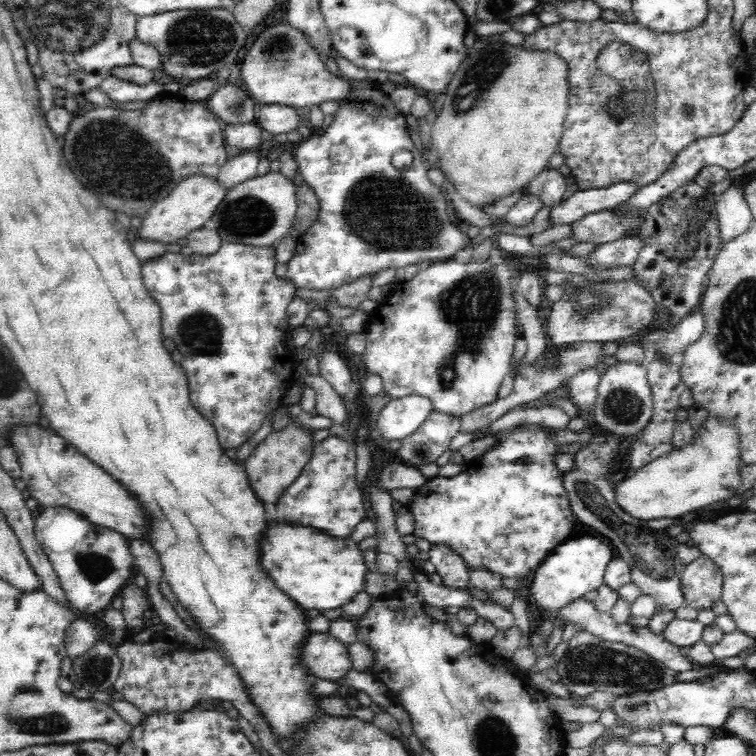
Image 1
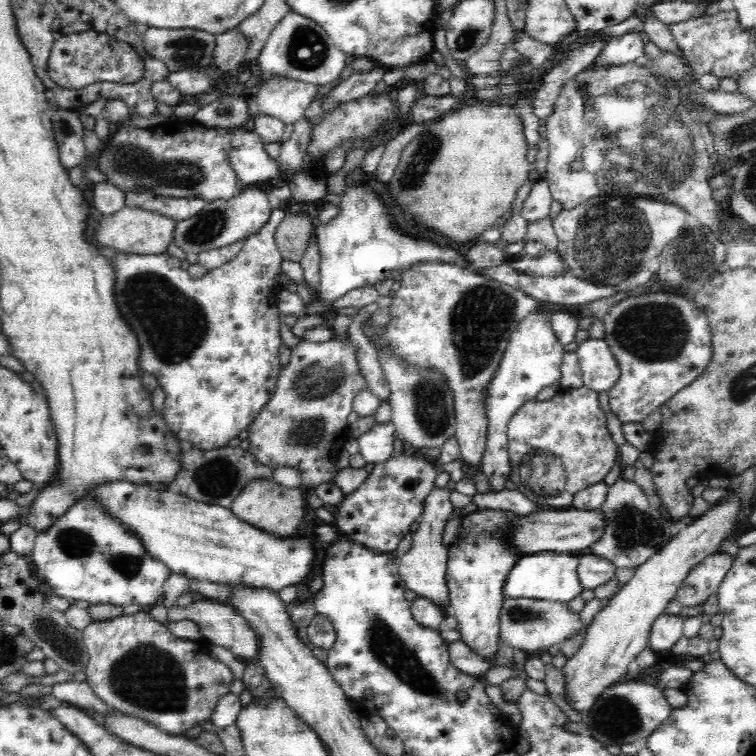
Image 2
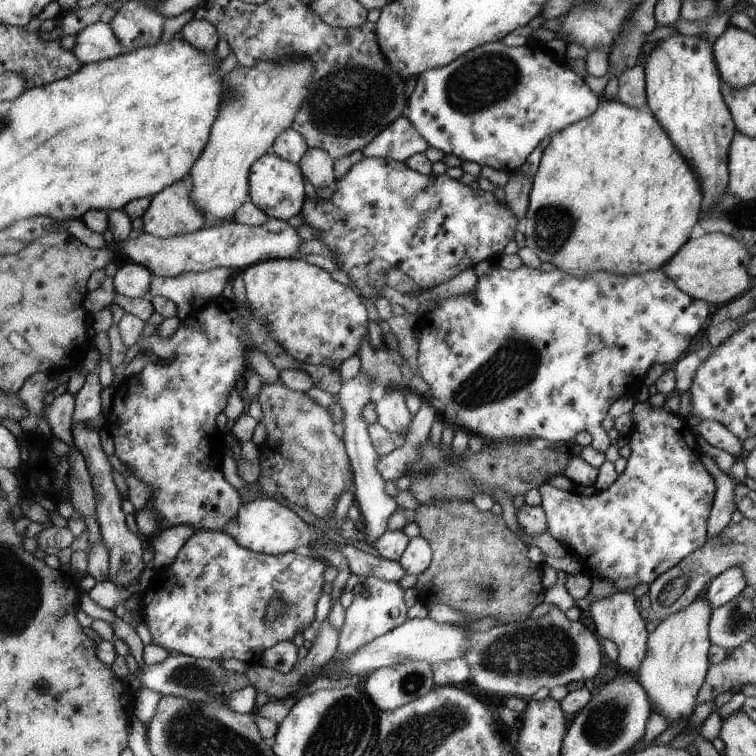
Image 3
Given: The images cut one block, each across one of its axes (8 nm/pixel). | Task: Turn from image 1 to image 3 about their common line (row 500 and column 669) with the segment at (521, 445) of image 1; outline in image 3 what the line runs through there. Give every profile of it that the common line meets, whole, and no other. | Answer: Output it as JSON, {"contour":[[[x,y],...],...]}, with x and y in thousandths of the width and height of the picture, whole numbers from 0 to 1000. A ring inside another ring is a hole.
{"contour":[[[857,530],[841,532],[833,542],[833,546],[836,546],[836,565],[829,573],[833,602],[828,608],[827,620],[817,627],[813,638],[811,638],[806,646],[790,649],[778,657],[758,652],[753,648],[743,649],[742,647],[726,642],[726,639],[718,639],[709,646],[716,656],[713,669],[718,673],[722,685],[722,704],[737,714],[751,733],[762,737],[767,745],[769,757],[779,759],[779,763],[788,762],[794,766],[803,766],[816,780],[824,784],[835,783],[841,772],[858,772],[866,769],[874,758],[878,758],[882,753],[888,753],[890,747],[896,747],[898,743],[903,742],[910,733],[926,726],[927,722],[933,720],[933,716],[935,716],[935,709],[933,709],[933,690],[935,690],[938,672],[940,672],[940,661],[943,661],[943,651],[946,651],[946,640],[943,640],[940,627],[938,627],[938,624],[933,622],[933,616],[925,611],[925,598],[909,593],[909,587],[906,587],[906,582],[917,582],[917,590],[922,590],[922,587],[919,587],[919,577],[917,577],[917,571],[911,569],[911,562],[907,561],[907,556],[903,552],[898,548],[878,544],[876,538],[862,540],[858,537]]]}

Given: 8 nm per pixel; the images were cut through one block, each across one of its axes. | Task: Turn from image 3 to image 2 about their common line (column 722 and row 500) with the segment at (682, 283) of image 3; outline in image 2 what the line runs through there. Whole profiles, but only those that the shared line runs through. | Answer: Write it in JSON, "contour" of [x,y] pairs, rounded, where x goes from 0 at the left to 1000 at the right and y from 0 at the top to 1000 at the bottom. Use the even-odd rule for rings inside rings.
{"contour":[[[343,632],[320,647],[304,673],[315,687],[336,694],[340,700],[348,700],[368,710],[382,710],[392,706],[394,696],[399,693],[399,683],[402,683],[399,659],[402,656],[394,646],[376,646],[362,639],[360,632]]]}

